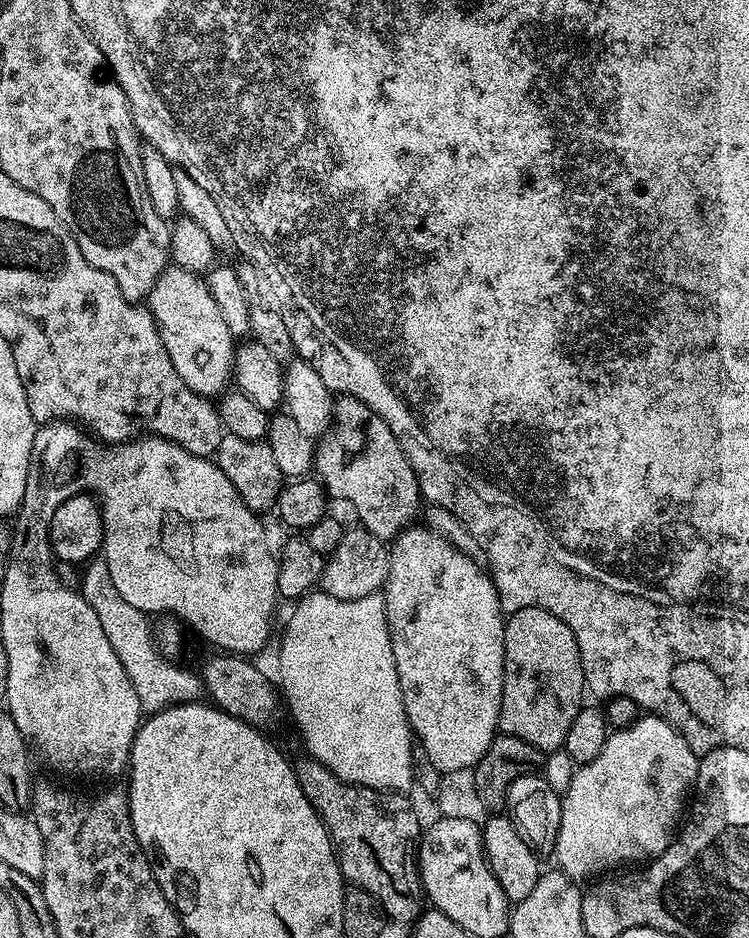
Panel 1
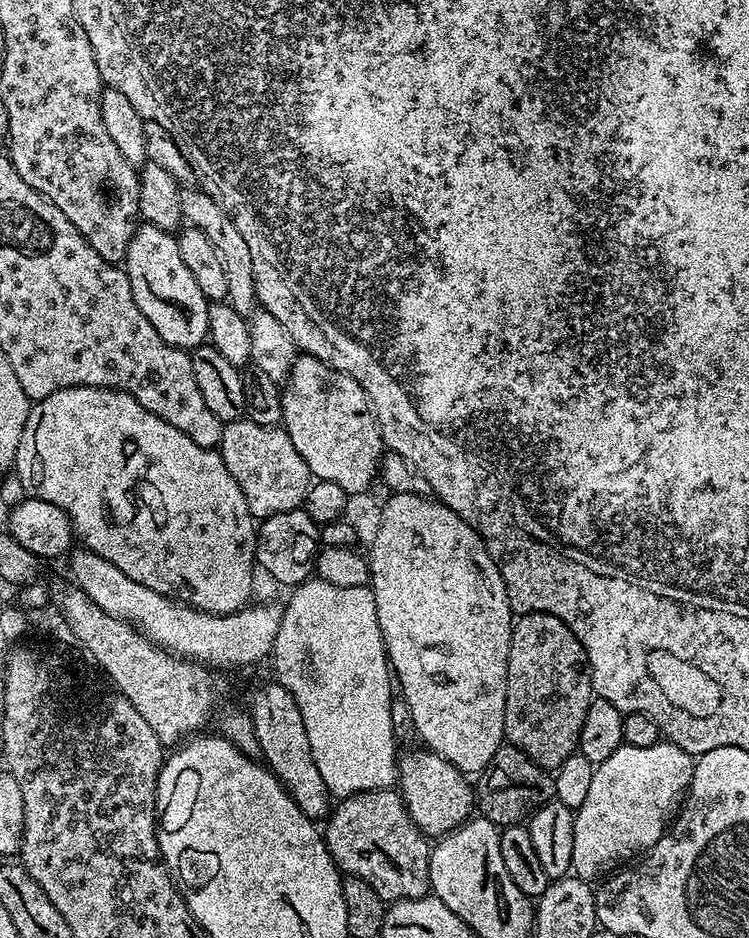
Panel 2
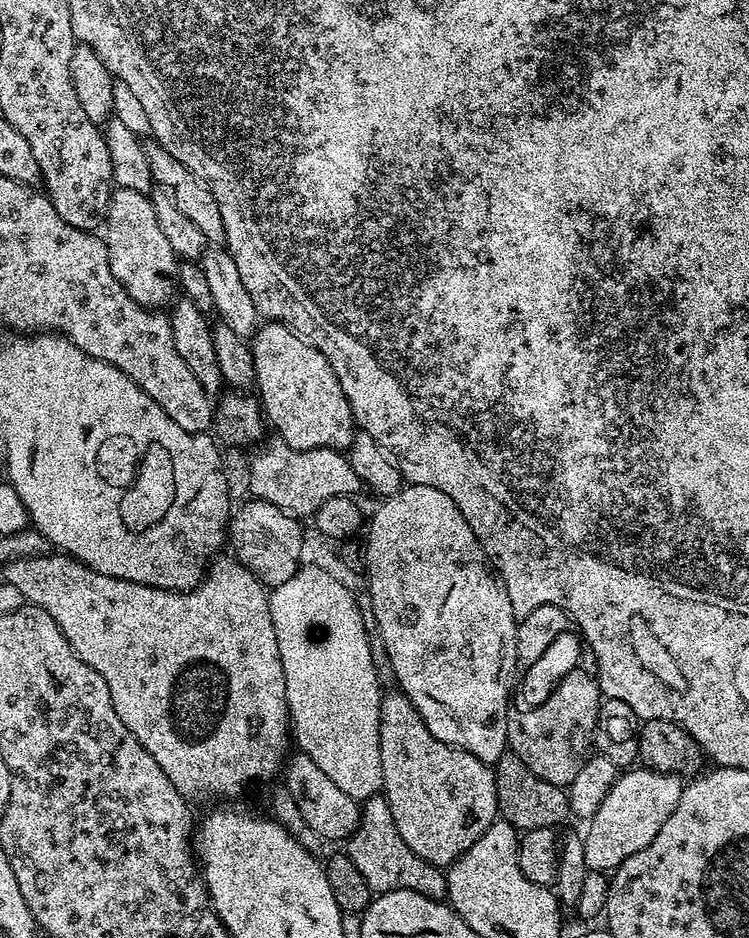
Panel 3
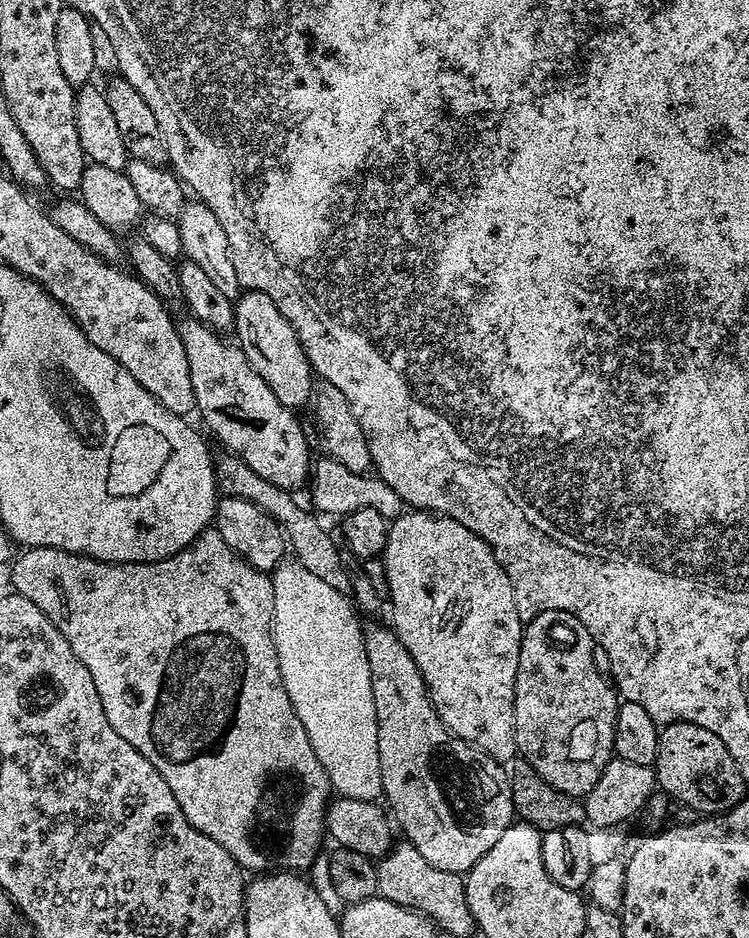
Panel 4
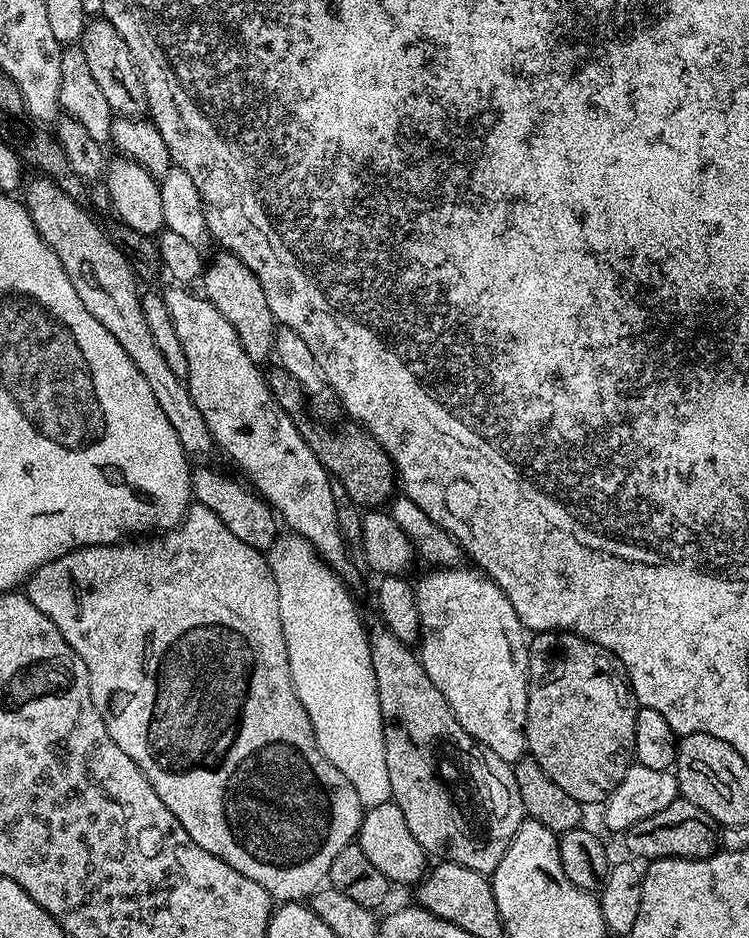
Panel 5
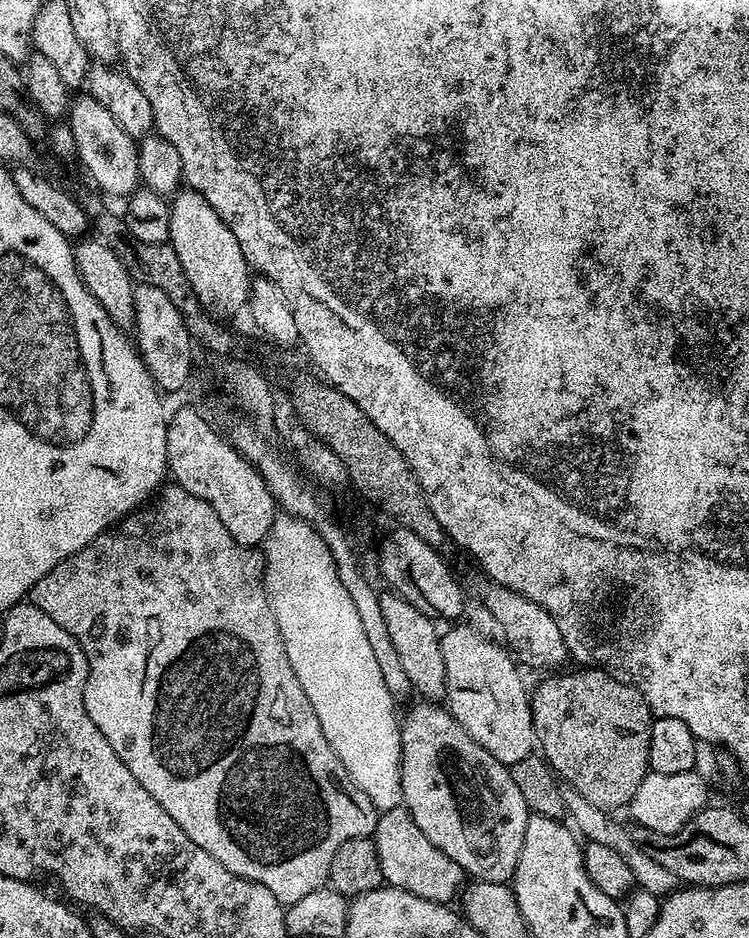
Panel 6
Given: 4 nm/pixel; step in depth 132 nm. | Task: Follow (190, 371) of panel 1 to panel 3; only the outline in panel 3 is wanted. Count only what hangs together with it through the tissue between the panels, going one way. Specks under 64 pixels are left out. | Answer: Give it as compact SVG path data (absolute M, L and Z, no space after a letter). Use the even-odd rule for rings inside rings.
M113 187L112 197L108 203L108 213L104 216L102 225L102 239L108 251L108 265L118 278L118 282L144 308L159 309L160 304L171 305L178 296L178 277L180 274L180 260L170 250L170 242L162 235L158 226L158 217L154 214L154 206L151 199L145 193Z

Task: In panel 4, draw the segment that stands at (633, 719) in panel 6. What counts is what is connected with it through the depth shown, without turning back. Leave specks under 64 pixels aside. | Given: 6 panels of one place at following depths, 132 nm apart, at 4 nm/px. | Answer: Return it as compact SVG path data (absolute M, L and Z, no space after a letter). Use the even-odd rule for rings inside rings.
M546 610L535 616L533 620L527 621L523 629L520 644L580 644L580 656L578 656L580 658L580 682L572 682L568 678L564 680L566 668L552 664L552 662L544 664L544 654L540 654L542 658L536 660L536 664L546 666L544 670L546 674L540 676L536 670L534 674L530 674L528 670L528 676L526 676L528 694L522 692L520 697L514 694L514 738L519 759L530 762L530 766L534 766L534 770L538 770L538 774L542 774L542 778L546 778L546 782L554 786L554 790L562 790L562 794L583 798L592 789L594 782L598 782L598 778L602 776L602 770L606 770L608 763L614 759L612 747L614 746L618 693L610 683L609 677L605 673L605 677L600 673L600 668L596 665L598 649L592 643L592 636L586 630L586 626L582 626L582 622L578 622L574 614L562 610Z

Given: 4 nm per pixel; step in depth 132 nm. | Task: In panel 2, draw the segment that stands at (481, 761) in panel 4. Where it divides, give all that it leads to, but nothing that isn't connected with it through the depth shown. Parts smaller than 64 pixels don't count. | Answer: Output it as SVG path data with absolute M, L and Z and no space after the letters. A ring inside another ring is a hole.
M415 746L409 752L401 751L398 756L398 791L401 799L404 800L404 806L408 811L408 817L412 819L412 822L418 831L423 832L425 836L429 838L439 838L441 836L447 836L449 832L453 832L455 828L459 828L465 820L469 819L474 812L474 788L470 783L468 785L469 777L465 773L461 772L460 769L453 766L449 760L442 758L437 752L431 752L423 746Z

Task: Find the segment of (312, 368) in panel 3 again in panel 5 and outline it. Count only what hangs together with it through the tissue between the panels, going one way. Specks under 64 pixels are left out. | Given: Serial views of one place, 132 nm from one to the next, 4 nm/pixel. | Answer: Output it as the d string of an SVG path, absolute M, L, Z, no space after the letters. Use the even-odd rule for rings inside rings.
M220 250L217 253L213 260L207 261L202 277L202 294L216 307L218 314L222 314L222 318L226 318L230 326L234 326L246 354L250 354L253 362L261 366L267 365L267 360L271 361L276 351L278 325L266 302L266 294L258 278L254 278L254 274L233 252Z

